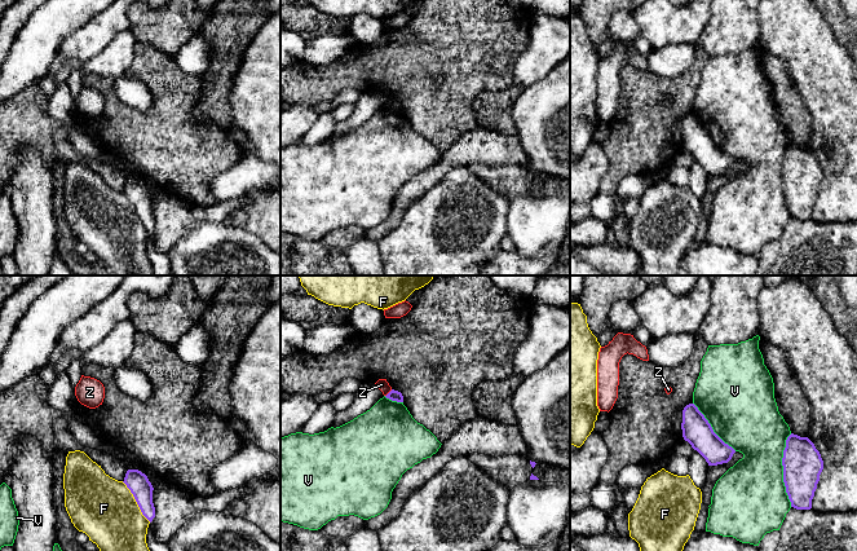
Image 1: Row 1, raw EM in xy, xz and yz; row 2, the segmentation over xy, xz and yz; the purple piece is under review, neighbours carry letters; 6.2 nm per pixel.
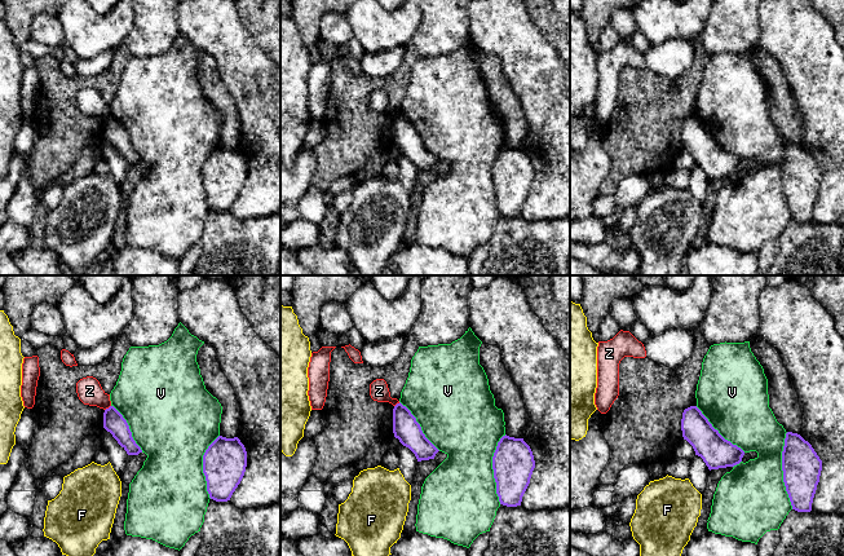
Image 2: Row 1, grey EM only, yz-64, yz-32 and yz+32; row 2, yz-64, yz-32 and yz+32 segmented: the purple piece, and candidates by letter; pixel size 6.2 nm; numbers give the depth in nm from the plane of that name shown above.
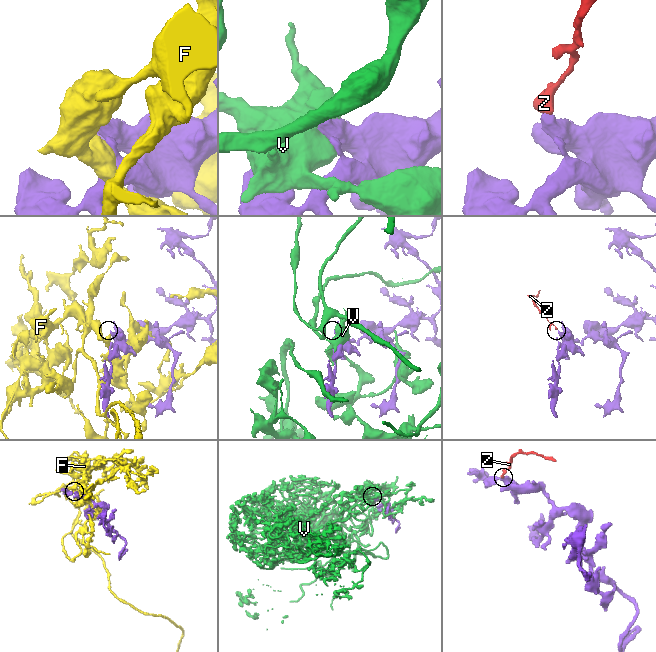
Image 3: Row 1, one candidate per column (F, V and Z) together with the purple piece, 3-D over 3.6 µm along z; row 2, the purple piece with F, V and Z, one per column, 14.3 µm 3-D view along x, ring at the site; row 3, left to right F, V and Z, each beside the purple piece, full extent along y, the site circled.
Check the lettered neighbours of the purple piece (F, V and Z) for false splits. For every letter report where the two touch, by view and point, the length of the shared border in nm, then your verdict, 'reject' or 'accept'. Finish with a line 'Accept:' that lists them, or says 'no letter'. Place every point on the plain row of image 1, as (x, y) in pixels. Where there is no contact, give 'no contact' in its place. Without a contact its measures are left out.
F: xy (136, 211) | 320 nm | reject
V: yz (783, 180) | 460 nm | reject
Z: xz (388, 104) | 60 nm | reject
Accept: no letter

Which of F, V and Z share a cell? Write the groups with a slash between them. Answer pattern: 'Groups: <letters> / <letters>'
Groups: F / V / Z

